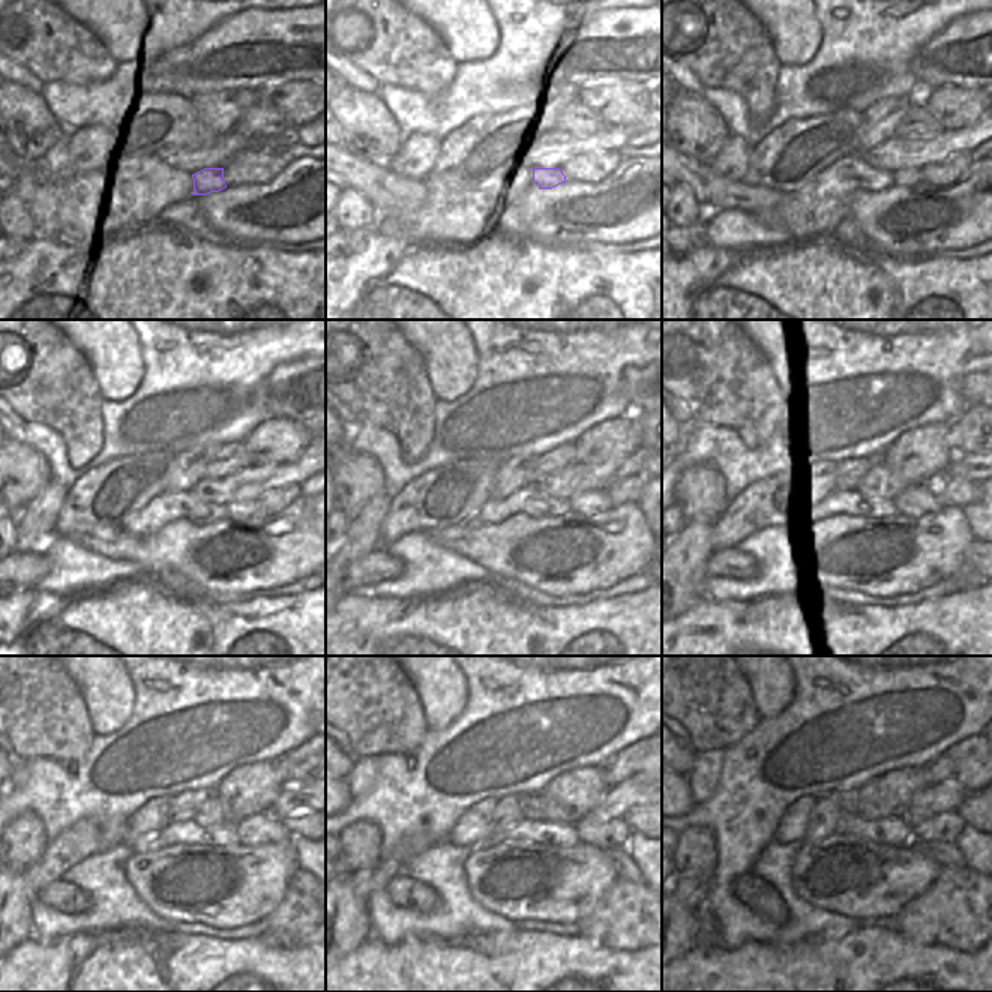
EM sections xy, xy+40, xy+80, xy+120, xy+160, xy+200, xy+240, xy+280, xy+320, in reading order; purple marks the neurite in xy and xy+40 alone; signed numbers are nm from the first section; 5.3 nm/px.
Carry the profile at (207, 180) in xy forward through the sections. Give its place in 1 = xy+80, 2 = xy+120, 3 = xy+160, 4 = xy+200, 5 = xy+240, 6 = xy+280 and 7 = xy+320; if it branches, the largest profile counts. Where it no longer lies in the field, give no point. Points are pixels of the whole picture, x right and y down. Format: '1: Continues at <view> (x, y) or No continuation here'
1: Continues at xy+80 (905, 176)
2: Continues at xy+120 (239, 509)
3: Continues at xy+160 (595, 503)
4: Continues at xy+200 (923, 499)
5: Continues at xy+240 (258, 830)
6: Continues at xy+280 (592, 830)
7: Continues at xy+320 (946, 827)

